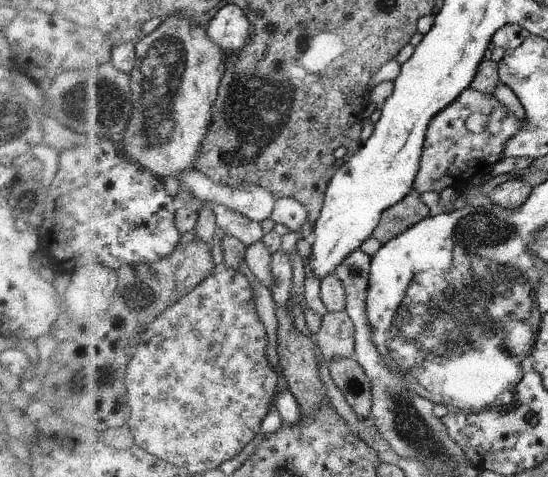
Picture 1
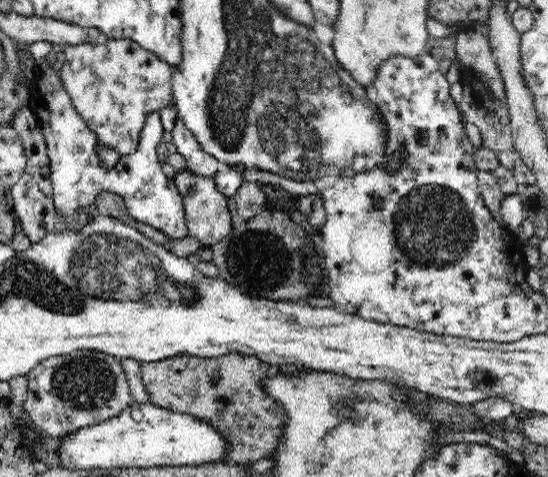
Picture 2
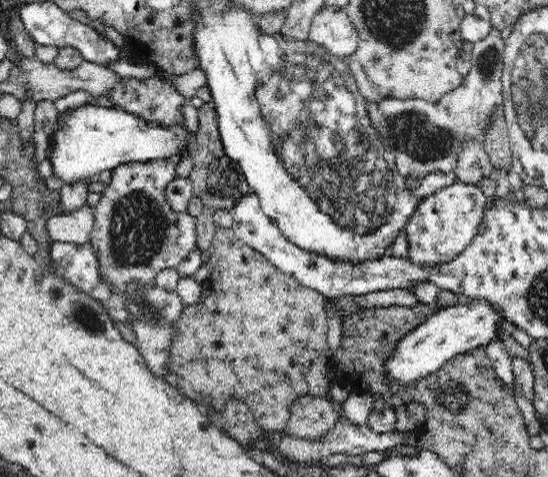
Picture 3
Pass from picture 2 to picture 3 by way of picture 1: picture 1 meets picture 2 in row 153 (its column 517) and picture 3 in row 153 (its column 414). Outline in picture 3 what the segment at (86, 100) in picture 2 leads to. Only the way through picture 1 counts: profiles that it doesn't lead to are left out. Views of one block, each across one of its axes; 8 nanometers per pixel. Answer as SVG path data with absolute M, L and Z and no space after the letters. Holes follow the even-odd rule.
M190 150L182 151L168 160L124 164L111 171L110 184L93 206L94 226L89 242L98 254L103 280L111 281L116 294L124 292L132 280L139 280L139 284L150 288L160 270L176 269L196 250L196 217L172 210L164 194L168 183L177 178L178 163L189 155Z

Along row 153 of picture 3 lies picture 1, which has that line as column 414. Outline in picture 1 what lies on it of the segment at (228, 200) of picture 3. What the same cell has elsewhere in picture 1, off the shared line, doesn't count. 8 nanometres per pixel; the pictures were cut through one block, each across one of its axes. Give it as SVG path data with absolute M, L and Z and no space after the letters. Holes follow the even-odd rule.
M412 190L380 216L381 222L373 232L373 237L380 244L386 244L428 216L429 208L421 201L420 193Z

